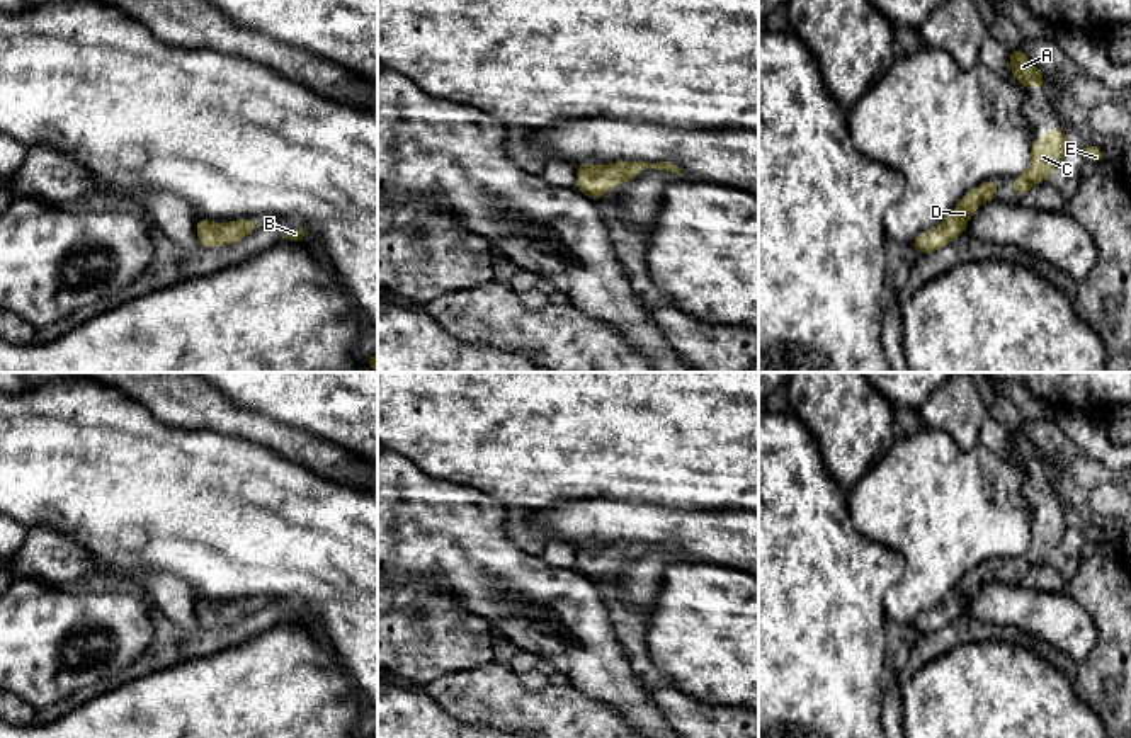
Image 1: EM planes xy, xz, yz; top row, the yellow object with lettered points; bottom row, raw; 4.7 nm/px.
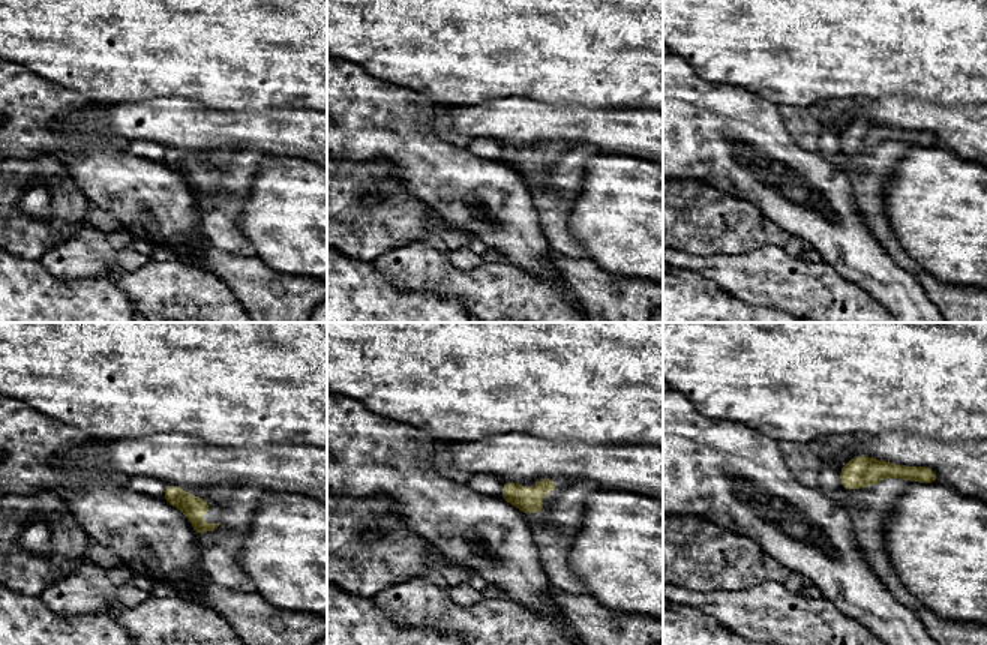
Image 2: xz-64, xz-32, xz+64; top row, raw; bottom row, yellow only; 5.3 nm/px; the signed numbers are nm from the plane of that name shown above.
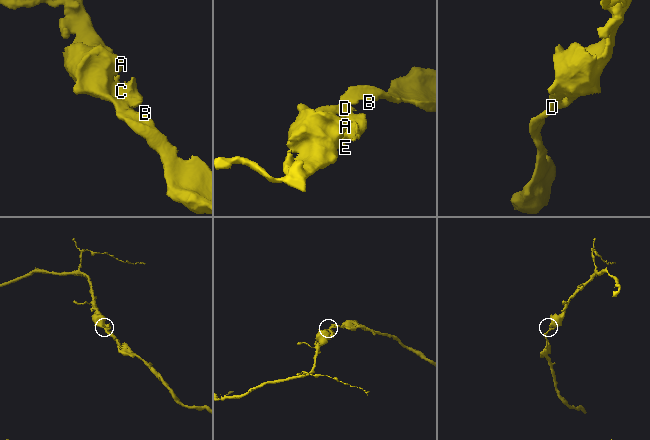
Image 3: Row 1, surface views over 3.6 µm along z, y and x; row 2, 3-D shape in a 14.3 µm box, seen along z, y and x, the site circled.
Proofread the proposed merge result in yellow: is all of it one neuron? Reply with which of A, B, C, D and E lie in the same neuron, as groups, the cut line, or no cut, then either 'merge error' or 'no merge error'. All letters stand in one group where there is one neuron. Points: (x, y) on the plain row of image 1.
A B C D E; no cut; no merge error

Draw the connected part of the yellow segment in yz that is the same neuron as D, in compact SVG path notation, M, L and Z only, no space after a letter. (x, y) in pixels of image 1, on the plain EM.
M997 561L985 563L968 571L959 585L941 602L939 607L922 612L913 622L917 636L930 634L946 627L966 612L968 600L981 583L998 580Z

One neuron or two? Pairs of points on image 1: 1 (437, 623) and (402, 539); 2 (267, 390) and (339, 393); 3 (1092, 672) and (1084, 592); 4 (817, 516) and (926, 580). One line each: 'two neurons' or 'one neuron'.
1: two neurons
2: one neuron
3: one neuron
4: two neurons

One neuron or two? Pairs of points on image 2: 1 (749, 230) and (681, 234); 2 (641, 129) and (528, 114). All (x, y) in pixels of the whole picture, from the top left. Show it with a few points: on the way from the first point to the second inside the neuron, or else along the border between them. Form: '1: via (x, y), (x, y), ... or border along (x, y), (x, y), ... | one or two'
1: via (732, 230), (698, 230) | one
2: via (612, 129), (593, 128), (584, 119), (557, 119) | one

